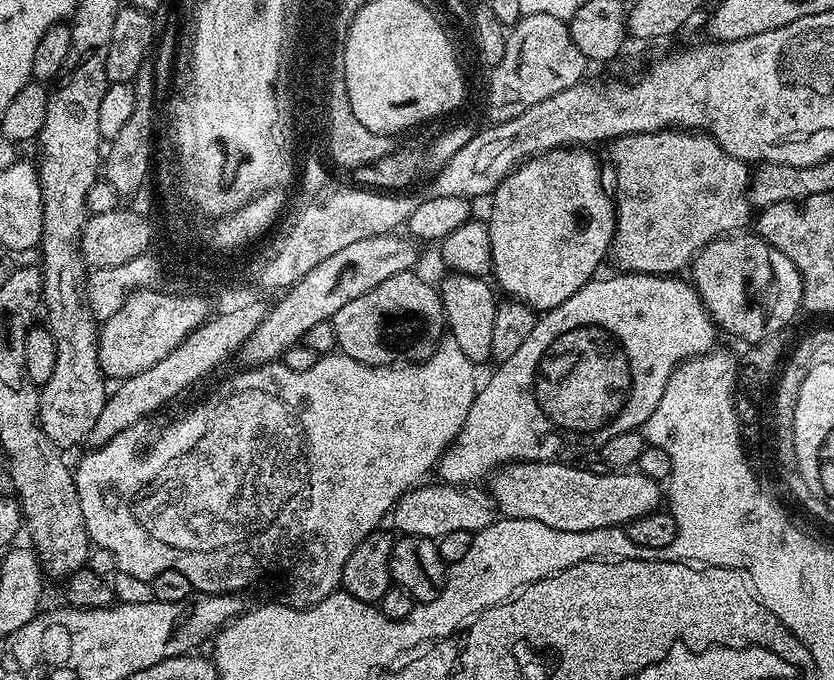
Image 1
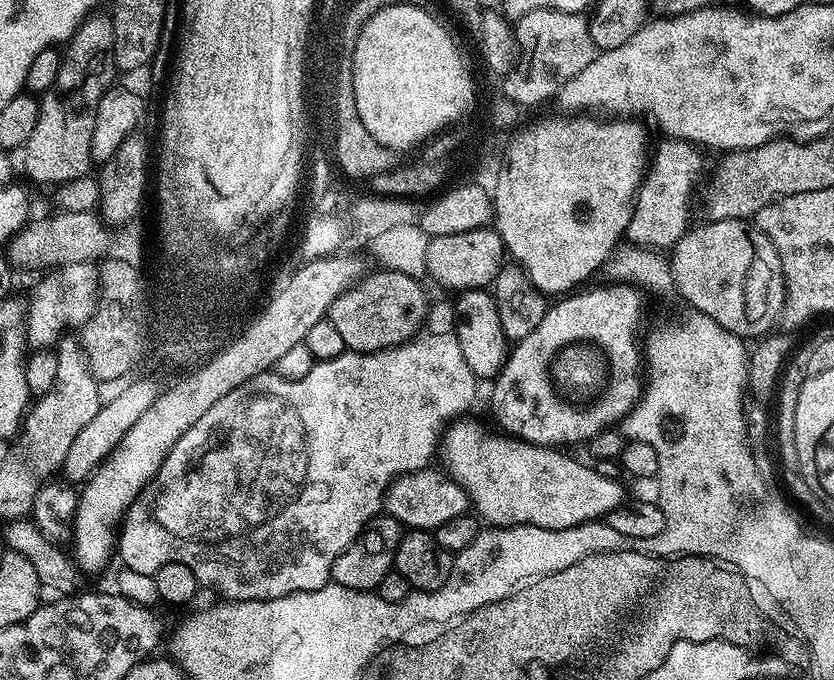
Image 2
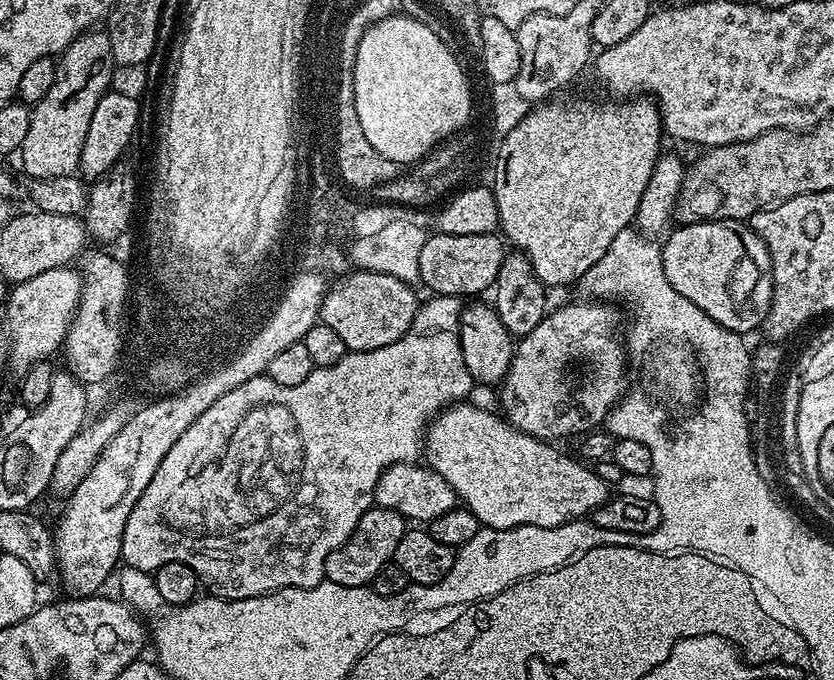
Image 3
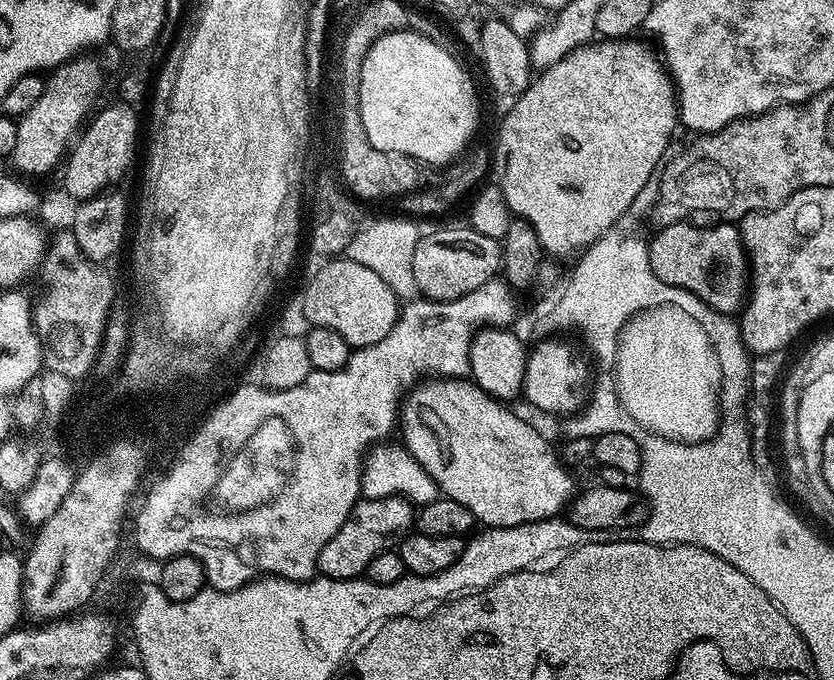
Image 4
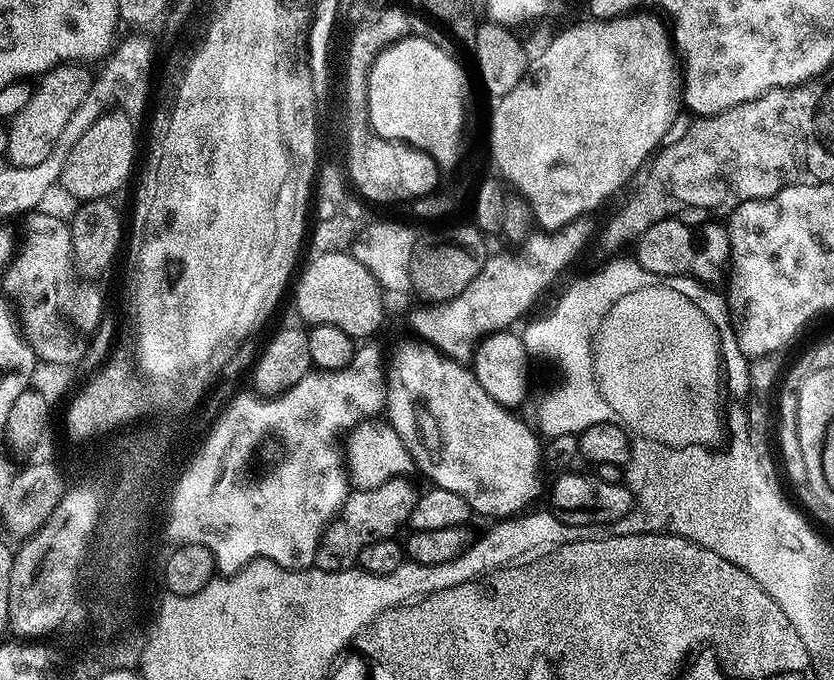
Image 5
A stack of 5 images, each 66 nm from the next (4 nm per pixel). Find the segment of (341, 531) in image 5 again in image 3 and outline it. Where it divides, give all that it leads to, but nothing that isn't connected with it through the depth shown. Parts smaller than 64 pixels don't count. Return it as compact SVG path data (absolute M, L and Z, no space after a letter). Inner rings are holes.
M373 506L362 514L354 534L338 550L326 558L324 567L324 579L327 583L338 586L354 586L363 588L371 585L372 580L377 576L387 564L393 563L392 555L394 550L398 550L398 542L402 542L406 531L406 521L400 513Z

